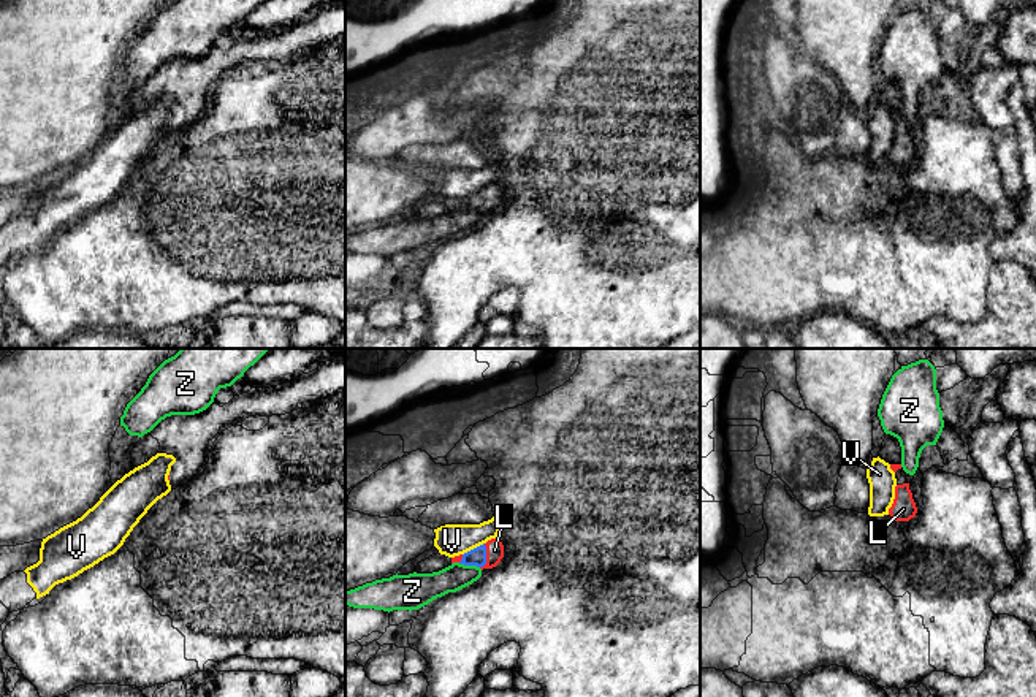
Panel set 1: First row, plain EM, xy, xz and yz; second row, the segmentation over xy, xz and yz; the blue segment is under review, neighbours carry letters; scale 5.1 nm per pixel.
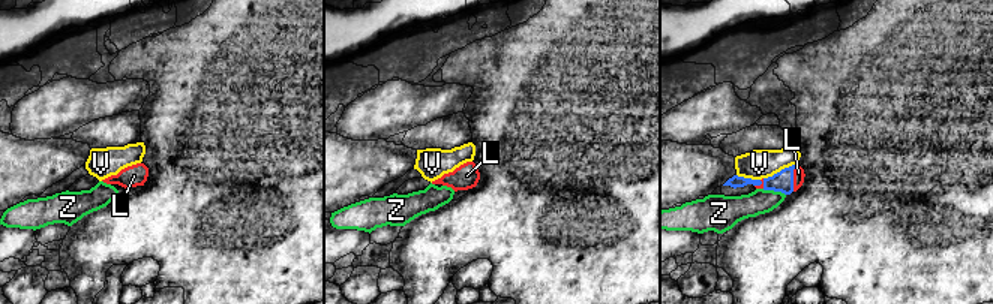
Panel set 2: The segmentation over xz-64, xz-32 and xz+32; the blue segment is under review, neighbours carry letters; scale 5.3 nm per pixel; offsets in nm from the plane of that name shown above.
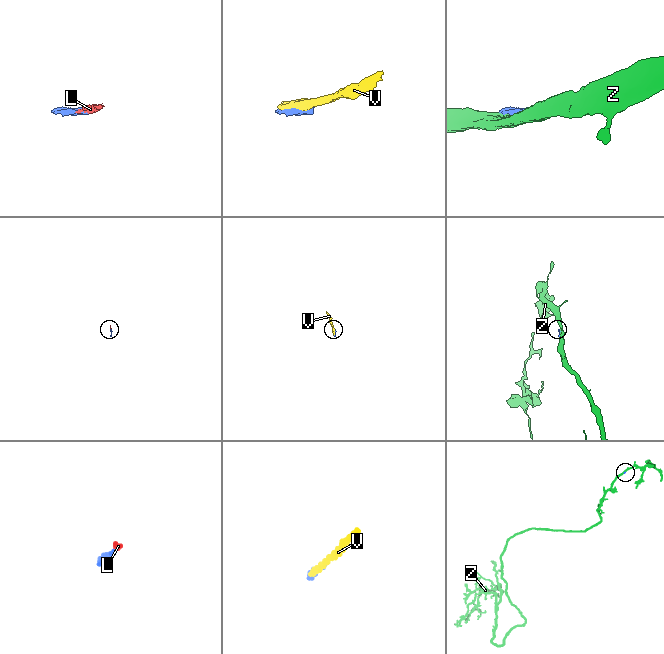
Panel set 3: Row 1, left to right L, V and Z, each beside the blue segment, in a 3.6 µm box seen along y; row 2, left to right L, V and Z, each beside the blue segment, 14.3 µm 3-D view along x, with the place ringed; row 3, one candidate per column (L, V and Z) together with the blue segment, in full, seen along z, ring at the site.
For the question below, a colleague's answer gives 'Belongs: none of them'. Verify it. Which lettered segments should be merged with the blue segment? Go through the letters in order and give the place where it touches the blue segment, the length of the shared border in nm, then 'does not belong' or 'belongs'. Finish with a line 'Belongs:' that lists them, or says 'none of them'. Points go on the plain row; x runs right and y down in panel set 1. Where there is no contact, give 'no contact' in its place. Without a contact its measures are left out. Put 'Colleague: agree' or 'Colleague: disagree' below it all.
L: xz (485, 201) | 130 nm | belongs
V: xz (474, 194) | 130 nm | does not belong
Z: xz (469, 209) | 110 nm | does not belong
Belongs: L
Colleague: disagree

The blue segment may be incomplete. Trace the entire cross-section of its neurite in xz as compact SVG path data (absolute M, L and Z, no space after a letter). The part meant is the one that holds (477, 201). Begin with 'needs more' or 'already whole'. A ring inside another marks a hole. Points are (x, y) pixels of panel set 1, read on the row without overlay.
needs more | M491 184L486 189L464 198L464 200L451 203L451 209L459 208L464 211L477 211L483 215L483 214L496 212L502 203L504 203L502 187L499 184Z

